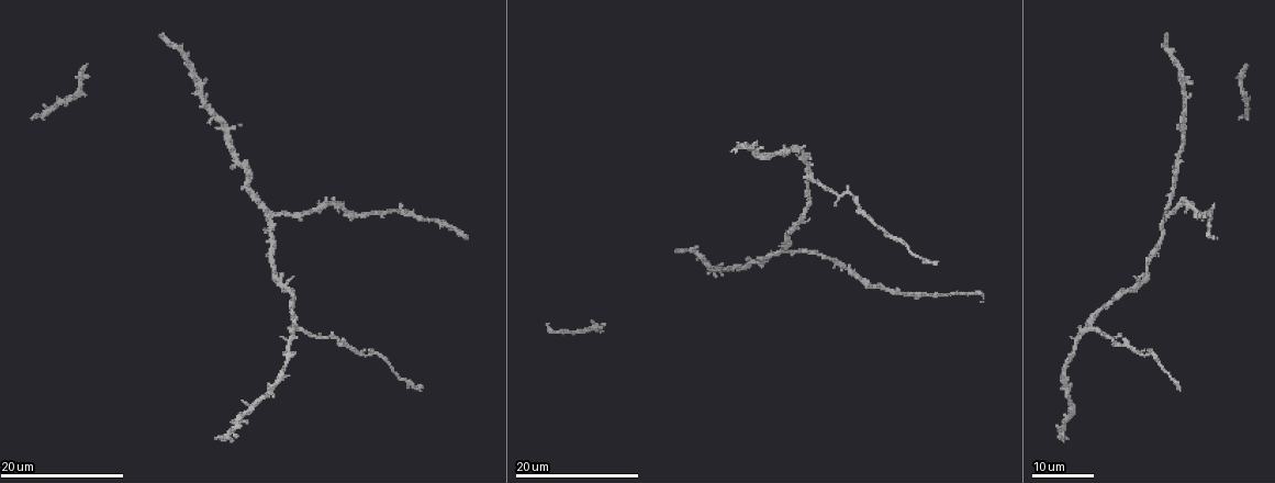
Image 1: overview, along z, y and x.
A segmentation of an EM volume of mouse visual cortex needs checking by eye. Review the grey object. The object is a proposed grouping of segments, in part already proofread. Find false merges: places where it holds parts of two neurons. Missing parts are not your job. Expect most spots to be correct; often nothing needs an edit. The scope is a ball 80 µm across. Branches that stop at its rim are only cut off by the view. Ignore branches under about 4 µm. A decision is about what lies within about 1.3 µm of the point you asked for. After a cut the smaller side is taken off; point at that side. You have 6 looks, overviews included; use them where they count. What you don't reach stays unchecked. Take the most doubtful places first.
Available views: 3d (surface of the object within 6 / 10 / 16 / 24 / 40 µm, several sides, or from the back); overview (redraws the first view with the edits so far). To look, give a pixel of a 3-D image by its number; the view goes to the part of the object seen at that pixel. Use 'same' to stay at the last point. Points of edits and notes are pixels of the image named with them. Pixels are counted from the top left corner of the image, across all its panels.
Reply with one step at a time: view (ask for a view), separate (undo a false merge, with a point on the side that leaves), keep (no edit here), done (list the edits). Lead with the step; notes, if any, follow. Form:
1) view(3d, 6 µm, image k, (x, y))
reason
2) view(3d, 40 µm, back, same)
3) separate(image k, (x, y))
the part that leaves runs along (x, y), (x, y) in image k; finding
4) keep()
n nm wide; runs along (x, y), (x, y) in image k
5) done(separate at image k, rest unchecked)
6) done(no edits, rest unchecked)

view(3d, 24 µm, image 1, (1171, 184))
three arms meet

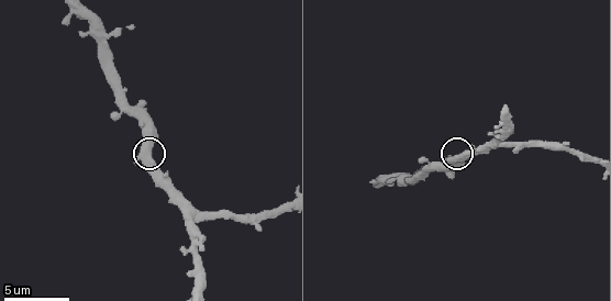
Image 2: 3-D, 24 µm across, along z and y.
view(3d, 10 µm, image 2, (147, 156))

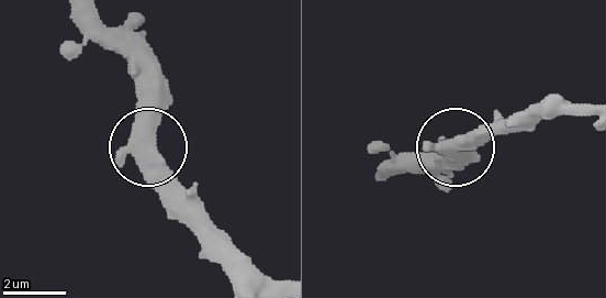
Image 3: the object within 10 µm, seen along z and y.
keep()
runs along (141, 144), (146, 50) in image 3; one neuron here

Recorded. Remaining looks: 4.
view(3d, 10 µm, image 2, (508, 146))

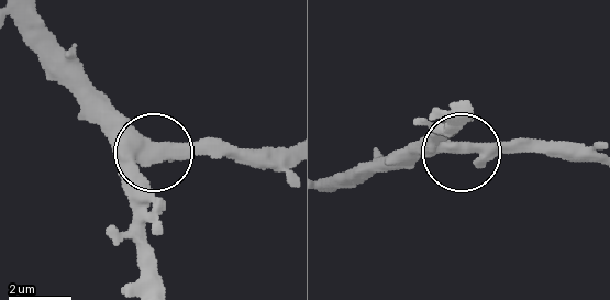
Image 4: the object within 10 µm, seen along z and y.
keep()
side arm 39 µm; runs along (20, 19), (151, 150), (266, 153) in image 4; one neuron here

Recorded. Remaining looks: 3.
view(3d, 24 µm, image 1, (809, 177))

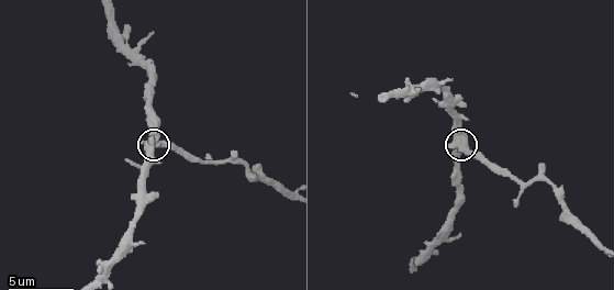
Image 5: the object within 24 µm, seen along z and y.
view(3d, 6 µm, image 5, (459, 147))

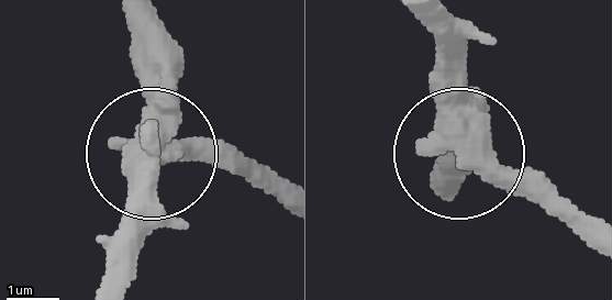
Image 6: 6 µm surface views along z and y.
keep()
continuous, no second neuron

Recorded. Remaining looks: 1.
done(no edits, rest unchecked)

